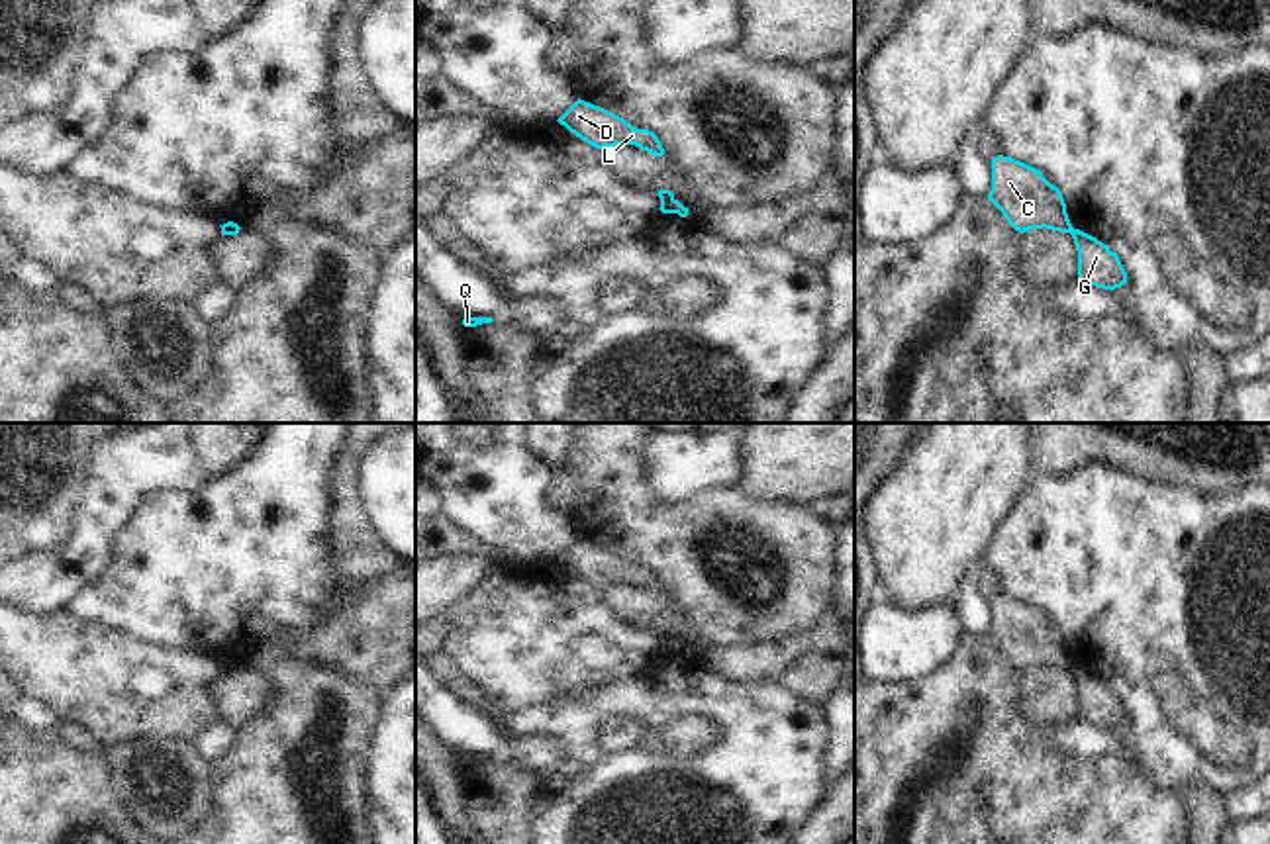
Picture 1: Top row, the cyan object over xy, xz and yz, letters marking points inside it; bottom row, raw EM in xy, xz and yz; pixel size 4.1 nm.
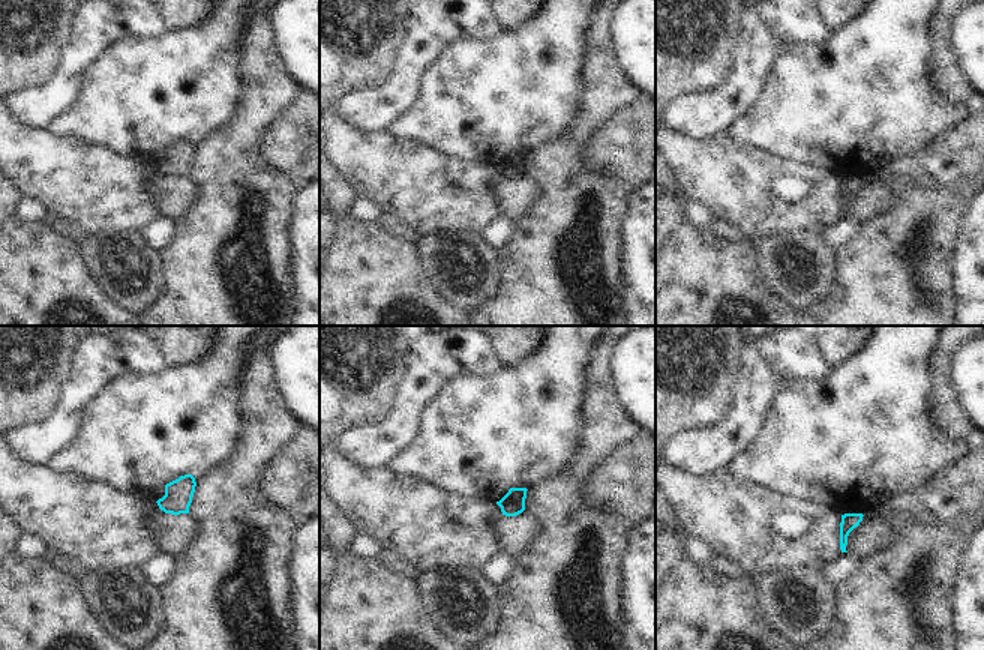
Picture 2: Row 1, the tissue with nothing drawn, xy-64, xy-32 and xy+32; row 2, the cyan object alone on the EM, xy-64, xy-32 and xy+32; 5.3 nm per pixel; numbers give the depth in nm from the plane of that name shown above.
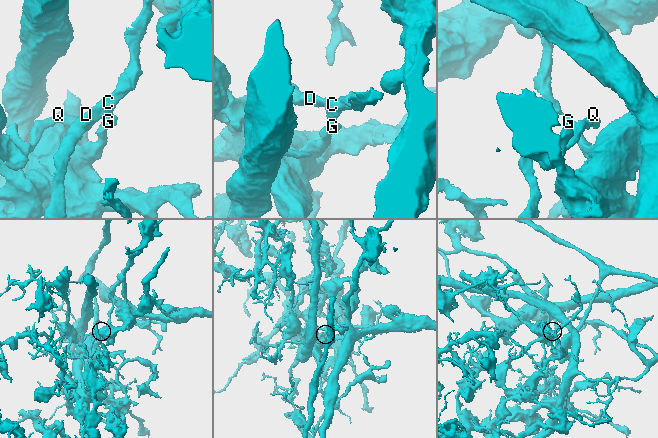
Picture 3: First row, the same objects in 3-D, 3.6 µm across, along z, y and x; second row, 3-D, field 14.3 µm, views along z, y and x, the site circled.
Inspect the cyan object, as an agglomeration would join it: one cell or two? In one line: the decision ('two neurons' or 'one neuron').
two neurons

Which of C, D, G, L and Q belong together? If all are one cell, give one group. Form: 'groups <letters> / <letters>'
groups C D L Q / G

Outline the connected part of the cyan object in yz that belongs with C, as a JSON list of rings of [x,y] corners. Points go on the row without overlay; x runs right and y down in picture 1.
[[[1003,593],[992,597],[992,629],[988,638],[1019,672],[1043,666],[1060,672],[1074,668],[1062,631],[1041,609],[1021,599]]]

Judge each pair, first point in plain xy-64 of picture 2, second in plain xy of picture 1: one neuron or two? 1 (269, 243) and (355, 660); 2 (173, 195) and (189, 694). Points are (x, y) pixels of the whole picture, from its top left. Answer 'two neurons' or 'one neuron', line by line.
1: two neurons
2: two neurons

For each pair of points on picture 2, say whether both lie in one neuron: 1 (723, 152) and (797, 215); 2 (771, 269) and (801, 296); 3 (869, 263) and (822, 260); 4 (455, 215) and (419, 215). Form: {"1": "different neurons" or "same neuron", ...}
{"1": "same neuron", "2": "same neuron", "3": "different neurons", "4": "same neuron"}

